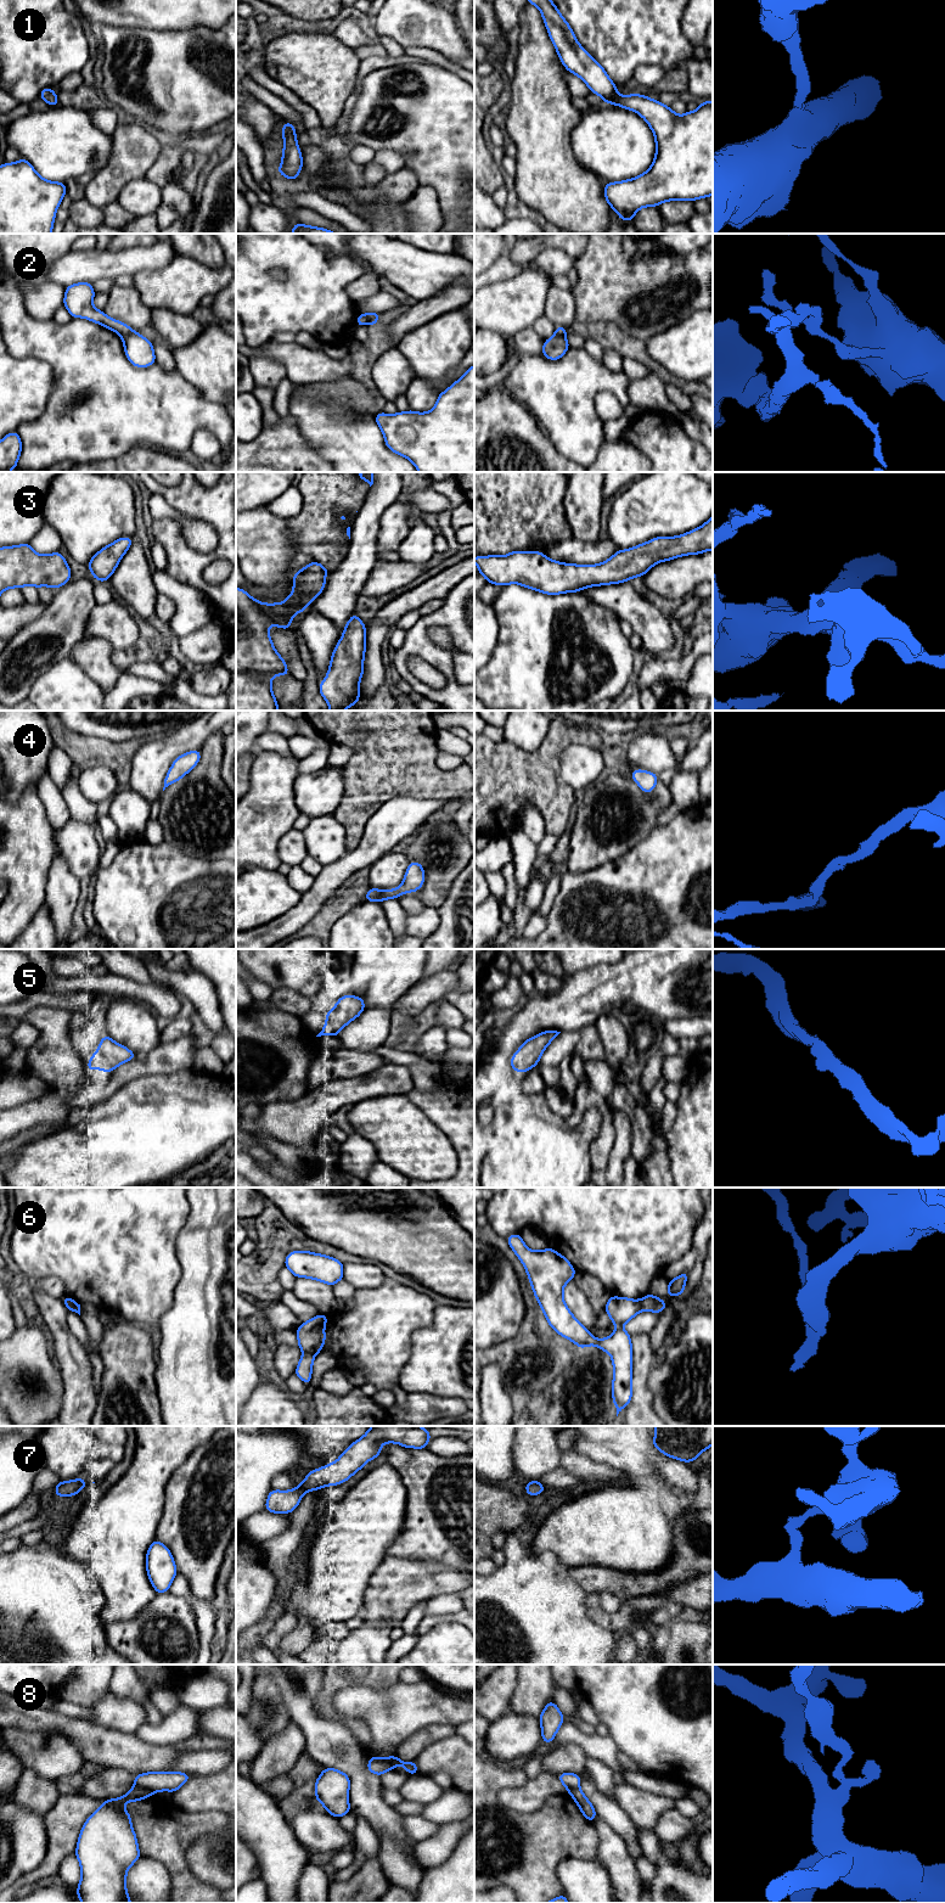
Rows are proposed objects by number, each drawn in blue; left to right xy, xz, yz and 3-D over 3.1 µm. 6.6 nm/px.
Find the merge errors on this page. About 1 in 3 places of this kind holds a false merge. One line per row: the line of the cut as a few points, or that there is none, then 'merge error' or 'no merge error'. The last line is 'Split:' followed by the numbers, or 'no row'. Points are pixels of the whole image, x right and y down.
1: no cut; no merge error
2: cut in xz along (363, 314), (367, 324); merge error
3: no cut; no merge error
4: no cut; no merge error
5: no cut; no merge error
6: cut in xz along (304, 1351), (314, 1354); merge error
7: no cut; no merge error
8: cut in xy along (134, 1784), (153, 1792); merge error
Split: 2, 6, 8

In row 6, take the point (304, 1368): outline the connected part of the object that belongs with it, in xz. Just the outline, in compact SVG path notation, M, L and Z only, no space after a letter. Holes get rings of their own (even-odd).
M304 1352L294 1371L294 1375L306 1385L310 1385L314 1358L315 1354Z

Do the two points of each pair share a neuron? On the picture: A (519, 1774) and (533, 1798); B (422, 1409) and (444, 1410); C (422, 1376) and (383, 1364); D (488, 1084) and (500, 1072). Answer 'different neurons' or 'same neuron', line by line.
A: different neurons
B: same neuron
C: different neurons
D: same neuron

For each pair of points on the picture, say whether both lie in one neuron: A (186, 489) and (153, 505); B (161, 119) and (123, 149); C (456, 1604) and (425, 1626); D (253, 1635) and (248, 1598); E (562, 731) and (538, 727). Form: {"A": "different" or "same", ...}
{"A": "different", "B": "different", "C": "different", "D": "different", "E": "different"}

